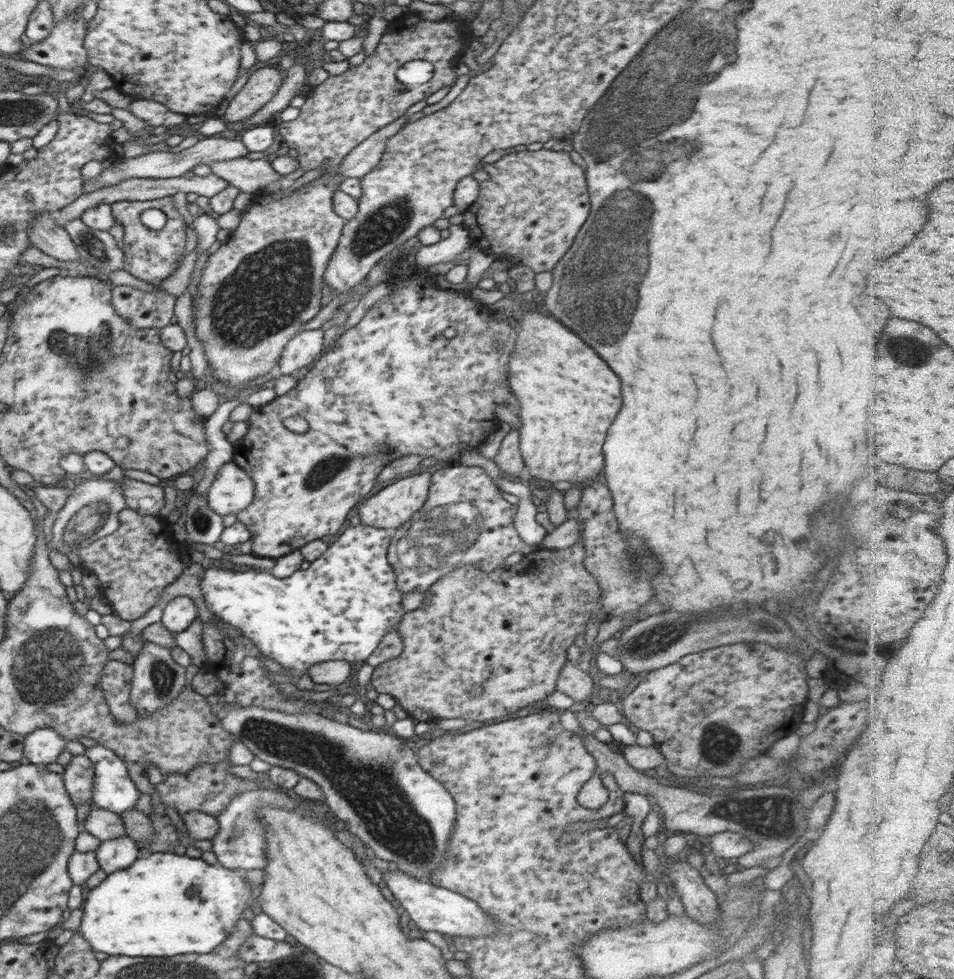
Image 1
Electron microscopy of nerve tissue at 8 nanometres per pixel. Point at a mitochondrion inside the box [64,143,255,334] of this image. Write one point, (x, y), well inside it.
(94, 247)

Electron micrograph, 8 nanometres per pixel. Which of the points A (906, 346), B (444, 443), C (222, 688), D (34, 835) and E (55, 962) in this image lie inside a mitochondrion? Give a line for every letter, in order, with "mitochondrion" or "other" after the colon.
A: mitochondrion
B: other
C: other
D: mitochondrion
E: other

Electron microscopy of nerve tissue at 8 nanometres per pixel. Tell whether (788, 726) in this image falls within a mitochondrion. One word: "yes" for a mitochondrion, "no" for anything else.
no

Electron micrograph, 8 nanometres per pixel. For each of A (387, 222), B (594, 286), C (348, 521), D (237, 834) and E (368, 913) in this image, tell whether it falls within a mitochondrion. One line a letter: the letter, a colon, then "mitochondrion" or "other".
A: mitochondrion
B: mitochondrion
C: other
D: mitochondrion
E: other

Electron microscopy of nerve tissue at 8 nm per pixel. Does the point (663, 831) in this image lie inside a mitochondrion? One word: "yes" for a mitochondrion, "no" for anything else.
no

